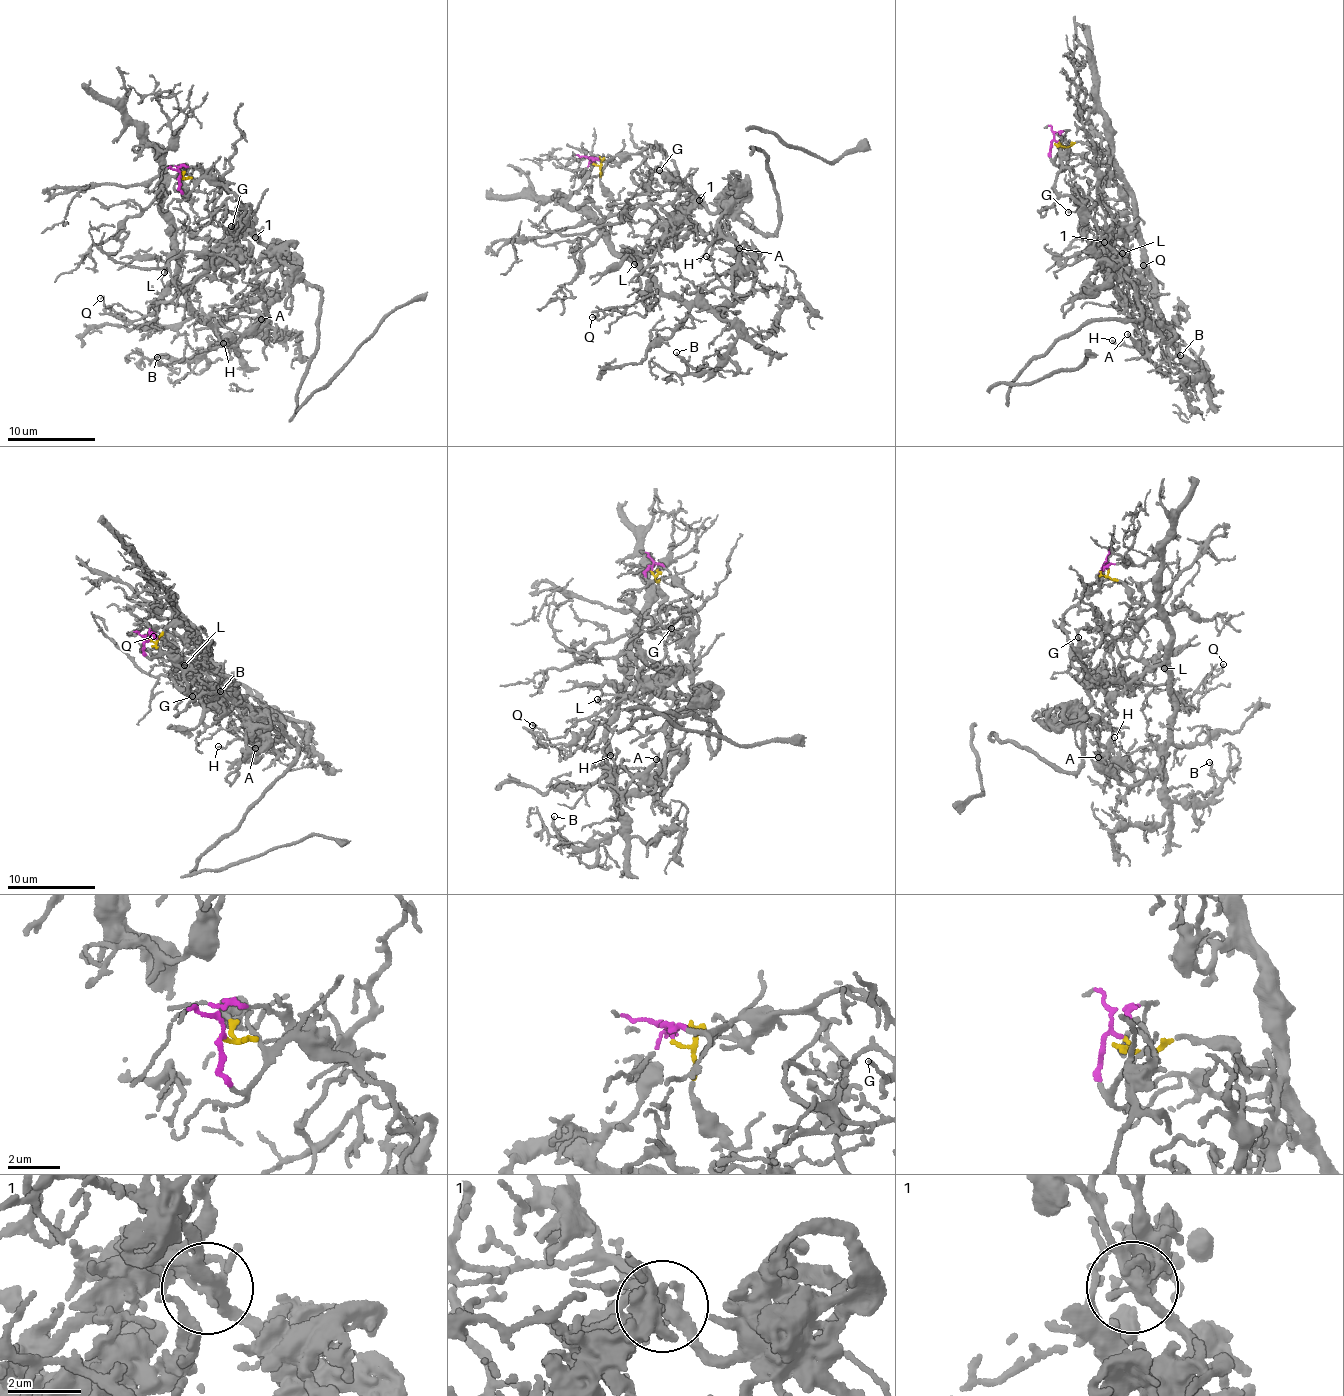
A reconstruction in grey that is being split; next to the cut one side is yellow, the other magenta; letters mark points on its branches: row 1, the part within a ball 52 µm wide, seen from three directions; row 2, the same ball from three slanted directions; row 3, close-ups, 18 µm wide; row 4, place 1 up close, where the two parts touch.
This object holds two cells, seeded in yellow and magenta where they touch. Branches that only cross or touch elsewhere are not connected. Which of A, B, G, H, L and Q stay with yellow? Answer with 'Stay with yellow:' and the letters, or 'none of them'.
Stay with yellow: B, L, Q

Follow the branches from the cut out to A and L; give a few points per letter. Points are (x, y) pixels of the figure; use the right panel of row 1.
A: (1057, 140), (1057, 132), (1069, 146), (1055, 189), (1090, 217), (1117, 255), (1109, 279), (1141, 345), (1126, 334)
L: (1057, 142), (1063, 146), (1089, 142), (1115, 165), (1128, 190), (1133, 223), (1127, 232), (1113, 240), (1122, 253)

